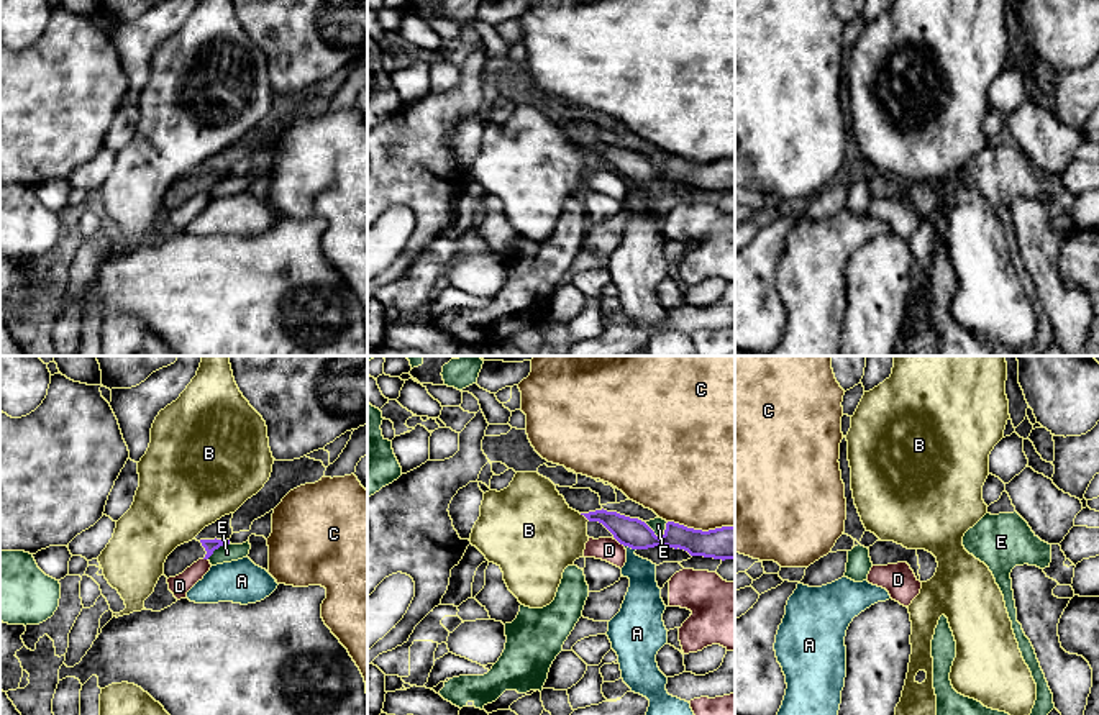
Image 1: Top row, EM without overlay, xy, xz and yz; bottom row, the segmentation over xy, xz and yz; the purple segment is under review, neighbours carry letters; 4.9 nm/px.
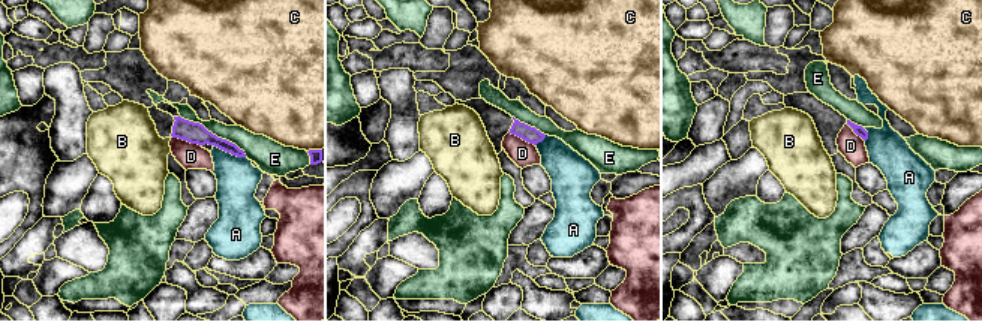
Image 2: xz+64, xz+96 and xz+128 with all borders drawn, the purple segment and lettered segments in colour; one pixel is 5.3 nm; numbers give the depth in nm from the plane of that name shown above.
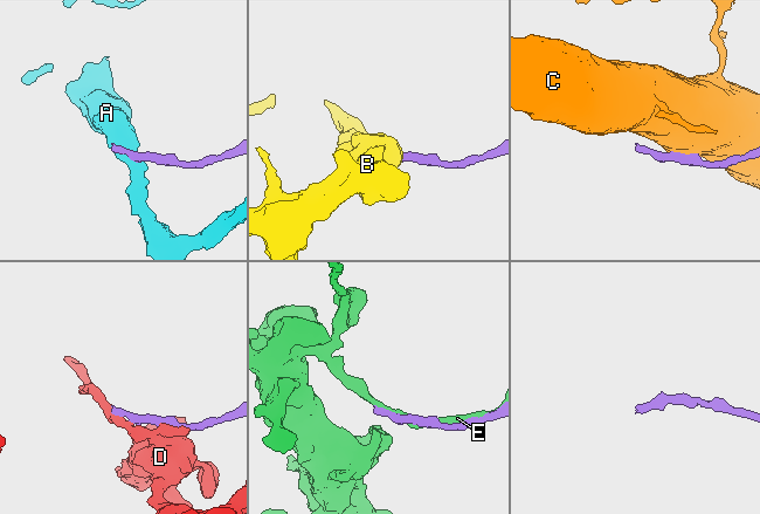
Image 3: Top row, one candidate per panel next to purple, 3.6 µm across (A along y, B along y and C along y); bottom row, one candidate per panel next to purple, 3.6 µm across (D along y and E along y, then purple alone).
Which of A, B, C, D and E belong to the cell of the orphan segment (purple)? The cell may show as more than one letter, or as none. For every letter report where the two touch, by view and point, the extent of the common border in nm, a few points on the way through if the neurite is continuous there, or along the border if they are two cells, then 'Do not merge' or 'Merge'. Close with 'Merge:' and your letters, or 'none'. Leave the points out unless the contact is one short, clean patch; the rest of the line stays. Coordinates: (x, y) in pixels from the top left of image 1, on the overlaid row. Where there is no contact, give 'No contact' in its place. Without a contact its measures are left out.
A: Touches purple at xz (630, 546). Shared border 60 nm. Boundary: xz (625, 545), (635, 550). Do not merge
B: Touches purple at xz (584, 515). Shared border 70 nm. Boundary: xz (579, 514), (589, 520). Do not merge
C: Touches purple at xz (701, 530). Shared border 320 nm. Do not merge
D: Touches purple at xz (620, 543). Shared border 60 nm. Do not merge
E: Touches purple at xz (652, 530). Shared border 160 nm. Do not merge
Merge: none

